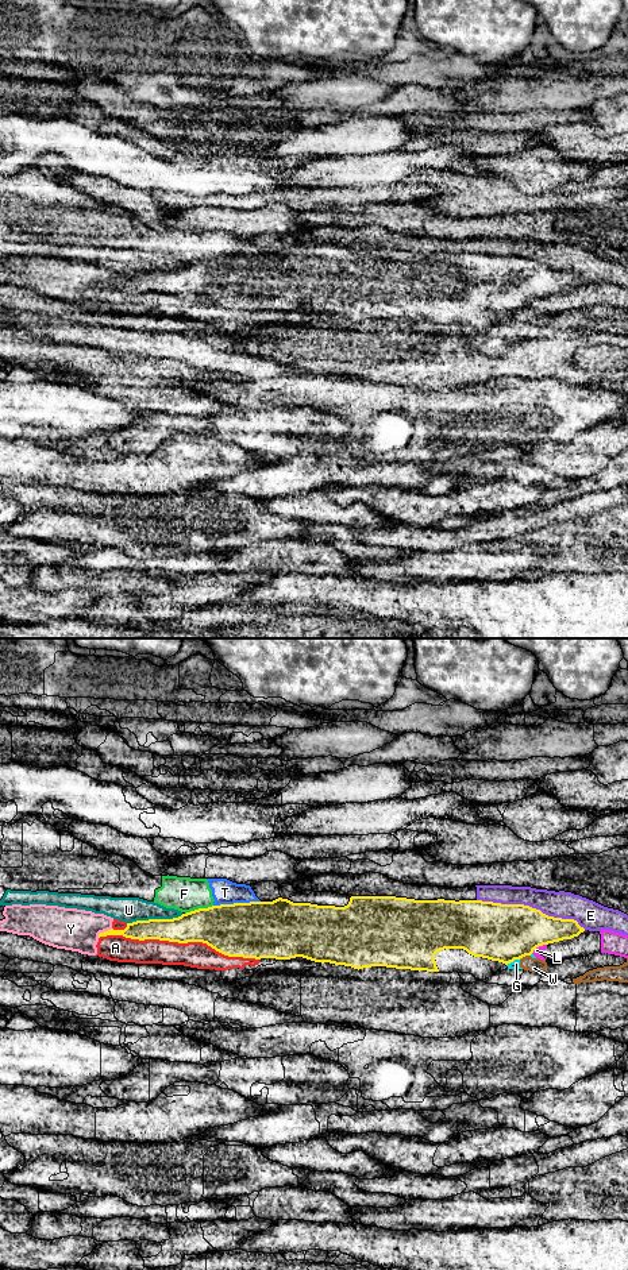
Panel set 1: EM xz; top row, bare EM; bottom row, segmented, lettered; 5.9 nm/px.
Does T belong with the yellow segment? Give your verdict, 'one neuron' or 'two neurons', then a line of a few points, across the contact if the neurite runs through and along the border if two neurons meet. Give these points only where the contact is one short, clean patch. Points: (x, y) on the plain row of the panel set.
two neurons | xz (259, 253), (214, 258)

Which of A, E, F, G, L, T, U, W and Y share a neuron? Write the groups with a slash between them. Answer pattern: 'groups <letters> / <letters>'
groups A Y / E / F T / G W / L / U

